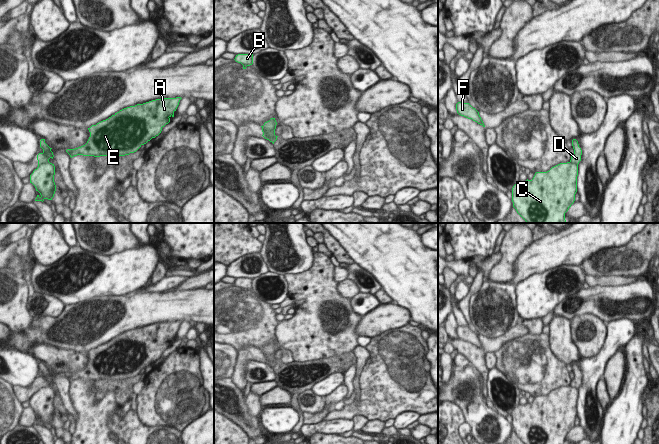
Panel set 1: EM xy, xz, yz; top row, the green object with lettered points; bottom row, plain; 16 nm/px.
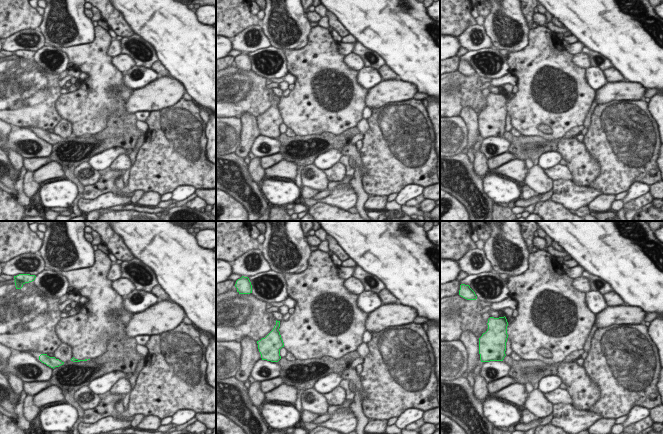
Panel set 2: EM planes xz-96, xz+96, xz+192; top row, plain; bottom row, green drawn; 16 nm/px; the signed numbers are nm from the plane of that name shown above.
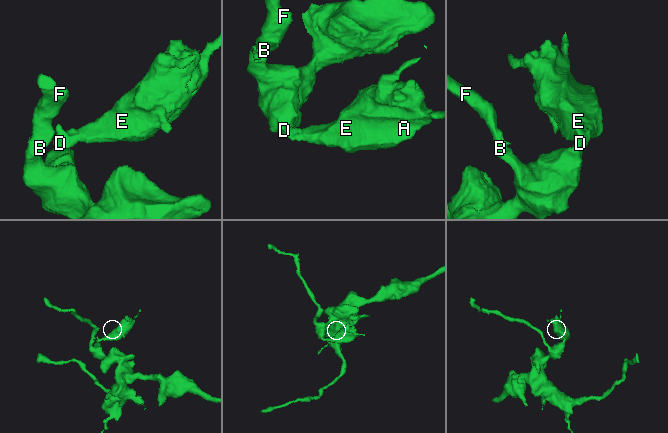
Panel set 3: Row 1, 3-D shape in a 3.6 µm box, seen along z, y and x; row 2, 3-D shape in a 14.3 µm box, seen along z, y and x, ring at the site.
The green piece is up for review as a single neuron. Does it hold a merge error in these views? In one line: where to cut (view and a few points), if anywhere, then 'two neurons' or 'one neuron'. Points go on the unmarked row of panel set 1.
cut xz (263, 356), (276, 361); two neurons

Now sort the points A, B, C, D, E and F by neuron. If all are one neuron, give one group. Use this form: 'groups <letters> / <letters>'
groups A D E / B C F

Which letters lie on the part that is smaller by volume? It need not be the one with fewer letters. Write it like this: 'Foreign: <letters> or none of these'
Foreign: A, D, E.

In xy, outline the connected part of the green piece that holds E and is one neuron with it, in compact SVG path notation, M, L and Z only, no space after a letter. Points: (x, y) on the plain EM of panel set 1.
M162 322L137 328L120 334L106 344L88 352L90 361L87 367L75 373L67 373L70 381L83 380L125 380L136 376L142 369L158 360L162 352L174 341L182 322Z

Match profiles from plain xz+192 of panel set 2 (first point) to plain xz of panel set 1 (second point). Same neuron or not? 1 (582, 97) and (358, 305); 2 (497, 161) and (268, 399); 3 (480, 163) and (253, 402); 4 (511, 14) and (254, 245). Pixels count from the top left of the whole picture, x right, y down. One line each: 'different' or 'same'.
1: different
2: different
3: same
4: different

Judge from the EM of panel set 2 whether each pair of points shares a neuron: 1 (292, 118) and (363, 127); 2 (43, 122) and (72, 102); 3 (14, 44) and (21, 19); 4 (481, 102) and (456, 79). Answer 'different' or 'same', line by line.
1: different
2: different
3: different
4: same

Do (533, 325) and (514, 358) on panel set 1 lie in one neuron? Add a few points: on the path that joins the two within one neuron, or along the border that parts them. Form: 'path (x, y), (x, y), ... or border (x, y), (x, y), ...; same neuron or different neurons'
border (542, 332), (540, 334), (530, 333); different neurons

